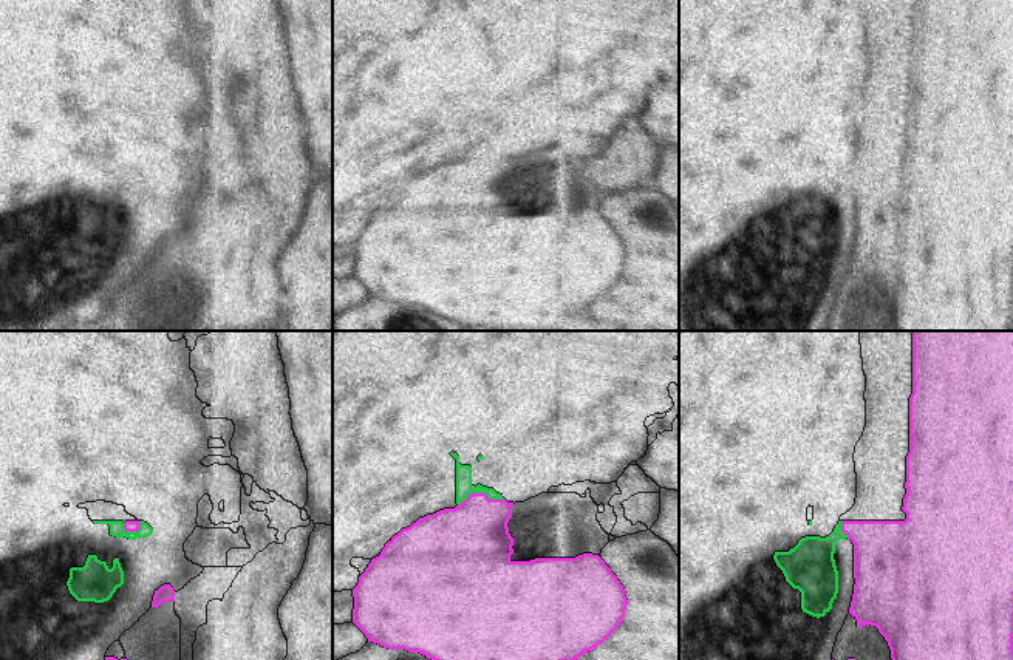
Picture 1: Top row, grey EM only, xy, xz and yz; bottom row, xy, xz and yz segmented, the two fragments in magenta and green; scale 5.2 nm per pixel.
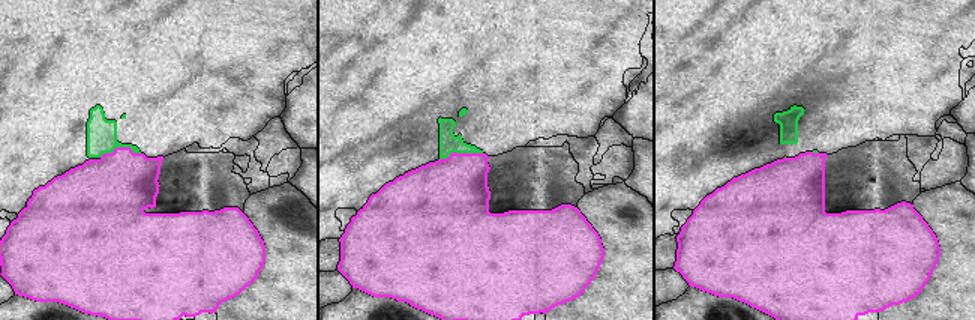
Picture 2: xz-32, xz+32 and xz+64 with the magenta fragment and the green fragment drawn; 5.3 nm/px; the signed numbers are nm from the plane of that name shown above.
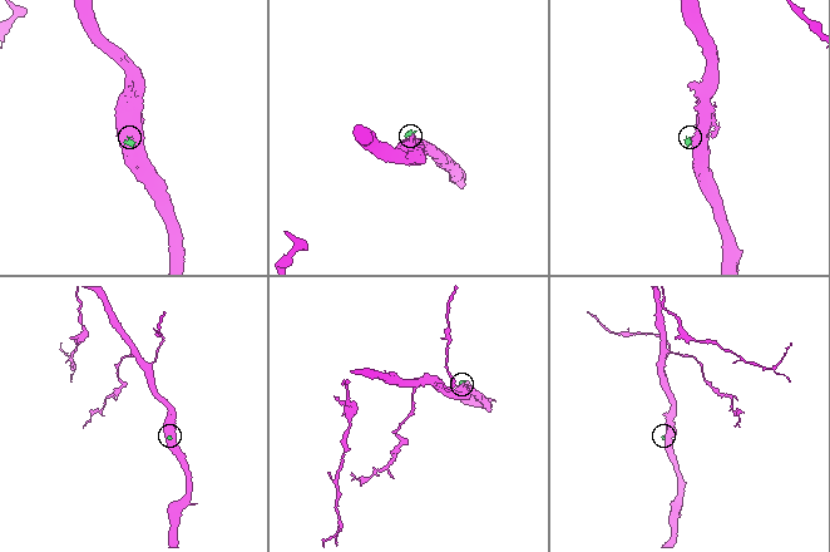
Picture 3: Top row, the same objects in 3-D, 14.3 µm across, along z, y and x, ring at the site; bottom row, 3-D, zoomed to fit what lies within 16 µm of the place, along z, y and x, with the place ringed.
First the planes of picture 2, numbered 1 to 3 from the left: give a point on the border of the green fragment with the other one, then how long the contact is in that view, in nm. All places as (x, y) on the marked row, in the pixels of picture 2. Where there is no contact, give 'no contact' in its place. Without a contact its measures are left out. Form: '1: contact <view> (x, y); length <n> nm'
1: contact xz-32 (119, 147); length 220 nm
2: contact xz+32 (461, 153); length 240 nm
3: contact xz+64 (815, 153); length 40 nm

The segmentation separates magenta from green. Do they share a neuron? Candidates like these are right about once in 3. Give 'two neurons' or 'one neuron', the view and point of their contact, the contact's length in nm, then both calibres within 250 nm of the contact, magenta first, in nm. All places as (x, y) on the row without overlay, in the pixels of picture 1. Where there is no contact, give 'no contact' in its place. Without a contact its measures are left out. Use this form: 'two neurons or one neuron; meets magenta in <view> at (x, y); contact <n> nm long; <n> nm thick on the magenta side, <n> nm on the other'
two neurons; meets magenta in xz at (480, 147); contact 240 nm long; 380 nm thick on the magenta side, 90 nm on the other

